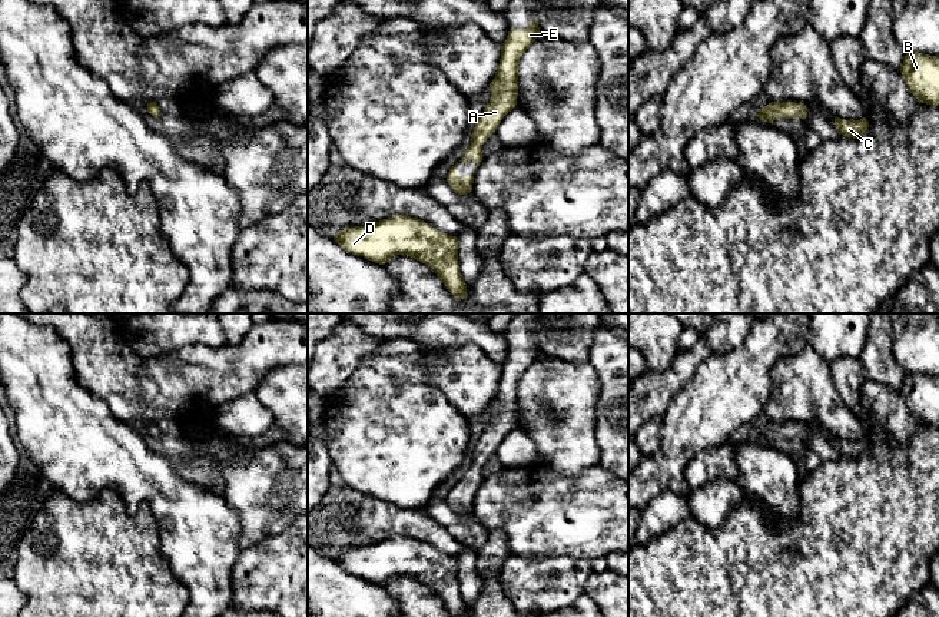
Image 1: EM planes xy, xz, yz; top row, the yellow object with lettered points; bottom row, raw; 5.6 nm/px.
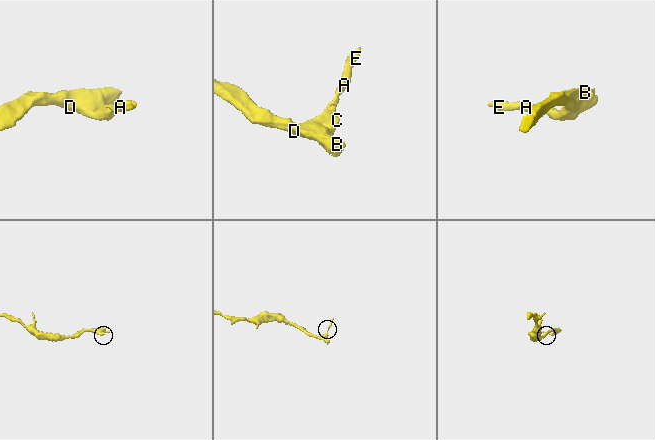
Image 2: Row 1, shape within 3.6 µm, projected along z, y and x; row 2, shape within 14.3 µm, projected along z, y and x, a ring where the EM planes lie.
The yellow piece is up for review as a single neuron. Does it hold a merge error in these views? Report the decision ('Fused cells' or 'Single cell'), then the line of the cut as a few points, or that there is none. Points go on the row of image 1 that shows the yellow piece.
Single cell. No split

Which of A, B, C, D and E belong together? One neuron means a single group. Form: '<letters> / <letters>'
A B C D E

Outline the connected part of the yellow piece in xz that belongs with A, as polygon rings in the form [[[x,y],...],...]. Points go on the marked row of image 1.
[[[535,17],[527,29],[510,29],[507,40],[501,43],[498,72],[490,83],[490,103],[475,123],[471,135],[471,146],[465,150],[464,157],[459,160],[468,163],[474,159],[477,162],[474,173],[484,157],[481,152],[482,145],[492,133],[495,133],[504,116],[517,105],[518,62],[540,34],[538,19]]]

